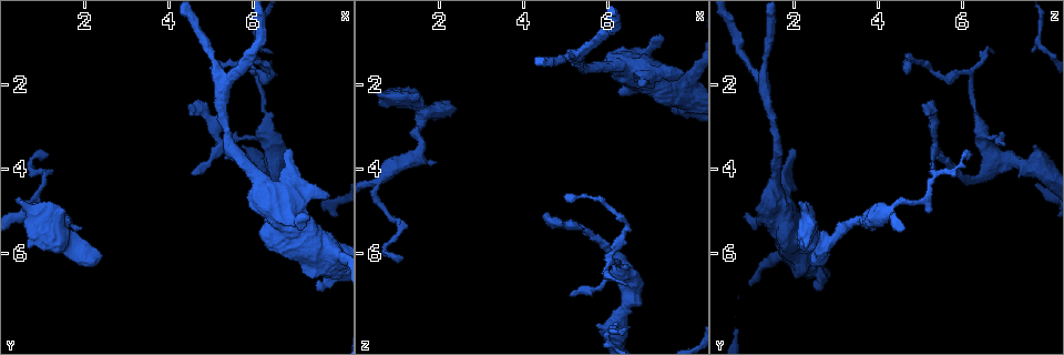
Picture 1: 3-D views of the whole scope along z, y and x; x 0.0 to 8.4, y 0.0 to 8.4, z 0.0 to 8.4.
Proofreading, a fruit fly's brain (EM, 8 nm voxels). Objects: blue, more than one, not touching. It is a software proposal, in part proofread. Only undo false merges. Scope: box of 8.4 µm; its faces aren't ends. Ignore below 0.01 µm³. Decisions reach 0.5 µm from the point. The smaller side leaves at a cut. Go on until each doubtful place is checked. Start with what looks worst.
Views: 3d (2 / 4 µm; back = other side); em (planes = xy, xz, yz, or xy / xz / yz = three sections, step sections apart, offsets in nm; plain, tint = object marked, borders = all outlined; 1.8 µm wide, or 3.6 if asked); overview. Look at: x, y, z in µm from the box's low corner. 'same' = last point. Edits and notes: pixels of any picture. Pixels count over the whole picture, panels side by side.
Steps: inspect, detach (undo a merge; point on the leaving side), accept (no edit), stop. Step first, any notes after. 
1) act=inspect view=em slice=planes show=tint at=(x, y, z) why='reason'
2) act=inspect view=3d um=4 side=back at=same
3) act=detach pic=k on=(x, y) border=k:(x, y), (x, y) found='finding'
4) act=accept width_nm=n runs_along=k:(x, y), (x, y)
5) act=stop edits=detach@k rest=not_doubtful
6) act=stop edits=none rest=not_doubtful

act=inspect view=3d um=2 at=(6.05, 1.70, 6.15) why='thick turns thin'

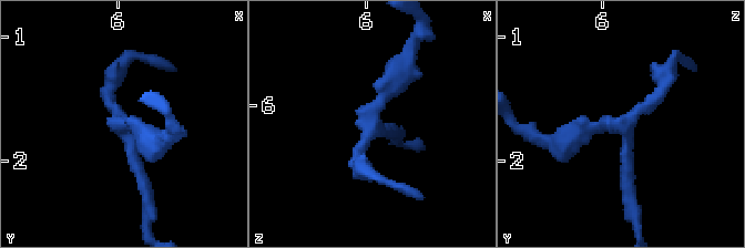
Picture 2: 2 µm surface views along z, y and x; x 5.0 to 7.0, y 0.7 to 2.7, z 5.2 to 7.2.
act=inspect view=em um=3.6 slice=planes show=tint at=(6.06, 1.76, 6.16) why='now the EM'

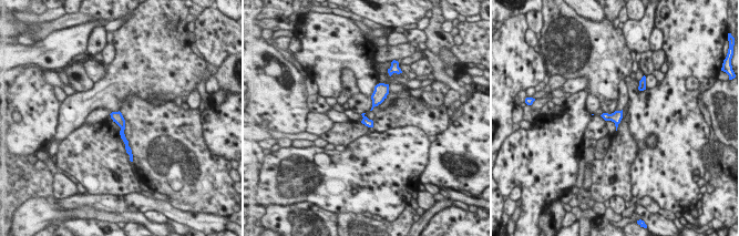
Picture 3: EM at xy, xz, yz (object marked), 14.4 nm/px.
act=accept found='continuous, no second neuron'

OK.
act=inspect view=3d um=4 at=(1.60, 5.75, 2.65) why='sudden change in width'

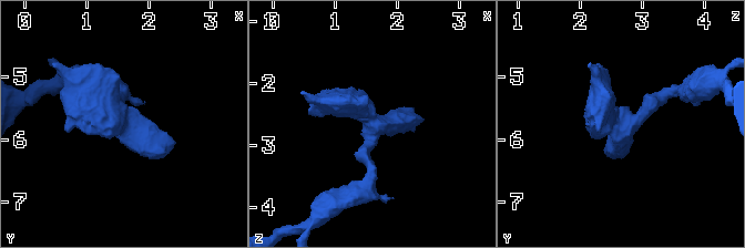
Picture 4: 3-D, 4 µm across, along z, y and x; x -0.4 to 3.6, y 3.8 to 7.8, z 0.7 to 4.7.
act=inspect view=em slice=xy step=16 show=tint at=(1.65, 5.75, 2.70)

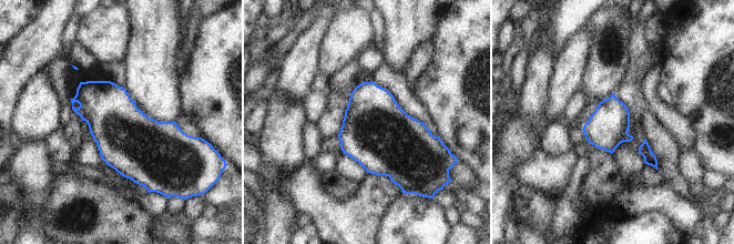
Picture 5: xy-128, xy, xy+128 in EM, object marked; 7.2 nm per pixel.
act=inspect view=em slice=planes show=borders at=same why='another direction'

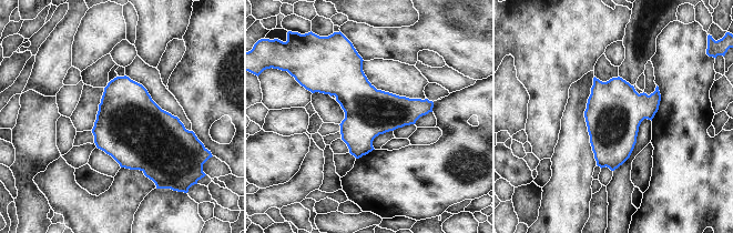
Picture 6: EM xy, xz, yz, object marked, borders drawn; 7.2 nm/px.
act=accept width_nm=360 found='continuous, no second neuron'

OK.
act=inspect view=3d um=4 at=(0.70, 5.00, 4.30) why='thin arm on a thick one'

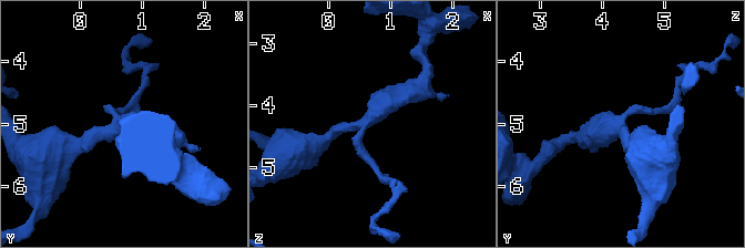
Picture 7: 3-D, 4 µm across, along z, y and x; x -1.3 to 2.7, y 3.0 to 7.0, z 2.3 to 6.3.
act=inspect view=em slice=planes show=tint at=(0.70, 5.00, 4.20) arms=3

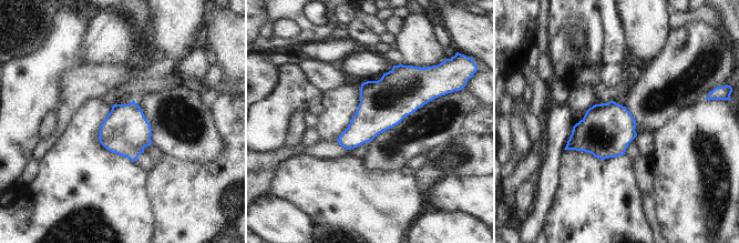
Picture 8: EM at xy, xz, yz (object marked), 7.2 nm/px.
act=accept found='continuous, no second neuron'

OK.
act=inspect view=3d um=2 at=(0.75, 4.00, 5.95) why='abrupt turn'

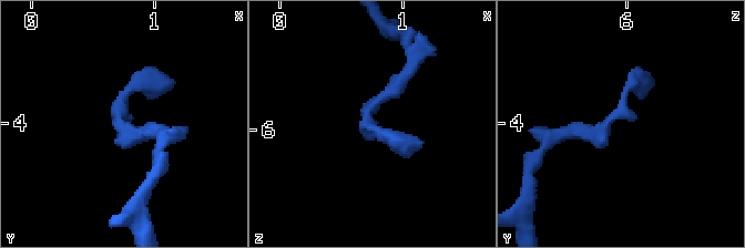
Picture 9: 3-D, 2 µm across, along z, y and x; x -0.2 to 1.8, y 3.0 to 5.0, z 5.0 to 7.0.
act=inspect view=em slice=planes show=tint at=(0.74, 3.96, 5.88) why='now the EM'

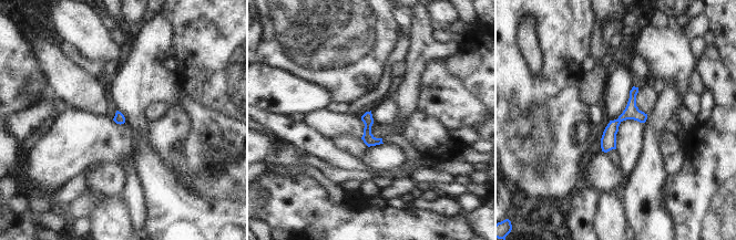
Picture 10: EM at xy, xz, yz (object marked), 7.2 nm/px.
act=accept width_nm=80 runs_along=10:(635, 90), (604, 148) found='one neuron here'

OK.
act=inspect view=3d um=4 at=(6.85, 5.10, 1.40) why='calibre changes'

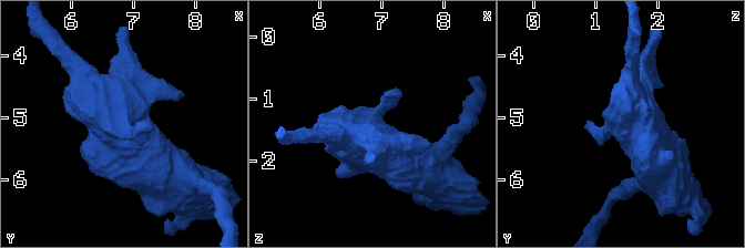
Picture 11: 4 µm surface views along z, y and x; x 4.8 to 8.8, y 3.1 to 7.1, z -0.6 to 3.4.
act=inspect view=em um=3.6 slice=planes show=borders at=(6.75, 5.10, 1.35) why='need the tissue'

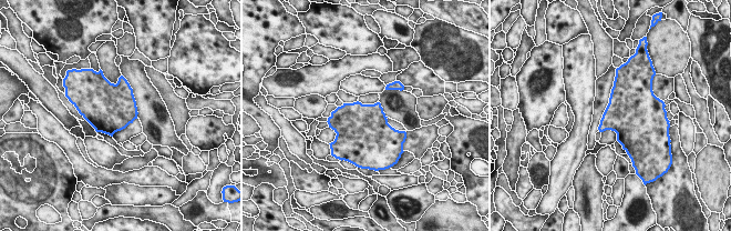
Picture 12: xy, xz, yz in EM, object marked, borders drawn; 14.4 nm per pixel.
act=accept found='all the same neuron'

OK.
act=inspect view=3d um=4 at=(5.30, 2.05, 1.25) why='two arms in line, one across'

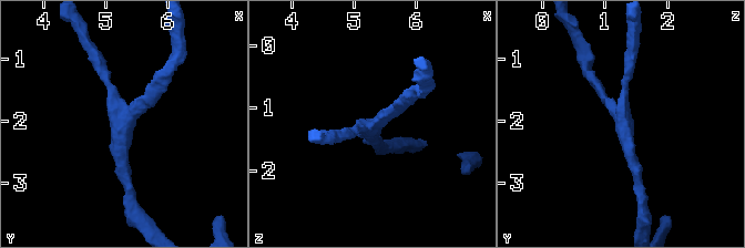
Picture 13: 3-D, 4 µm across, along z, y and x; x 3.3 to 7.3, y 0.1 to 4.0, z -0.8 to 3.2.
act=inspect view=em slice=xy step=4 show=tint at=(5.30, 2.05, 1.30) arms=3 arm_widths_nm=160,170,200 why='now the EM'

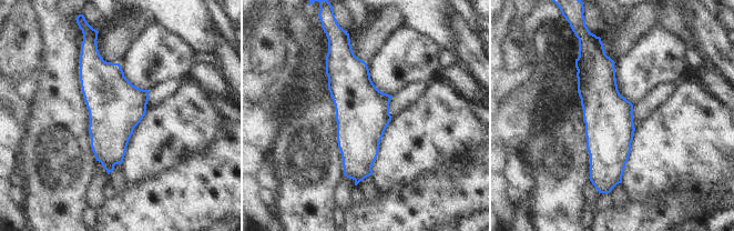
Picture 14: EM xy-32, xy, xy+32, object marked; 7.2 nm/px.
act=inspect view=em slice=planes show=tint at=same why='cut it another way'

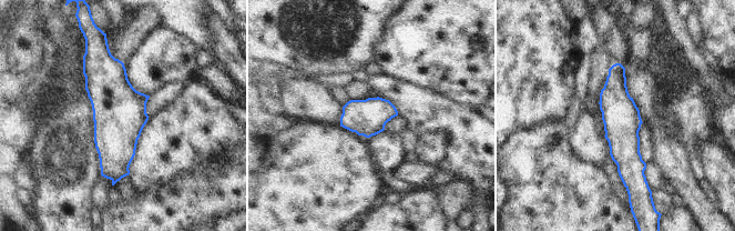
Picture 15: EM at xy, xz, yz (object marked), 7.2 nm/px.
act=accept runs_along=15:(618, 66), (618, 108), (632, 181) found='continuous, no second neuron'

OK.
act=stop edits=none rest=not_doubtful

